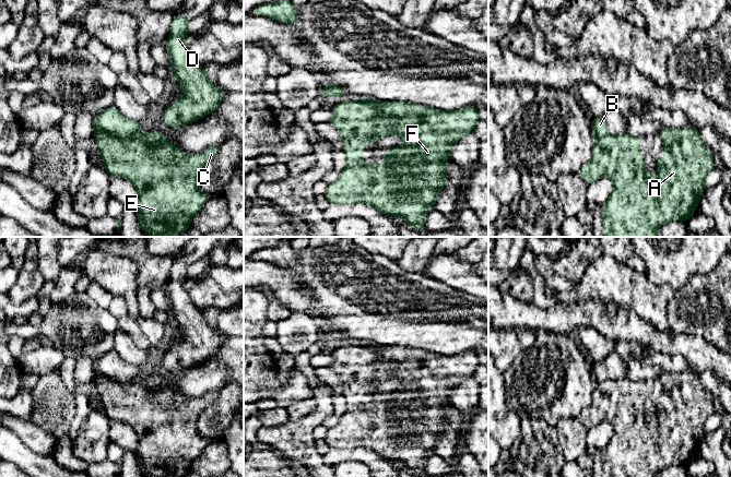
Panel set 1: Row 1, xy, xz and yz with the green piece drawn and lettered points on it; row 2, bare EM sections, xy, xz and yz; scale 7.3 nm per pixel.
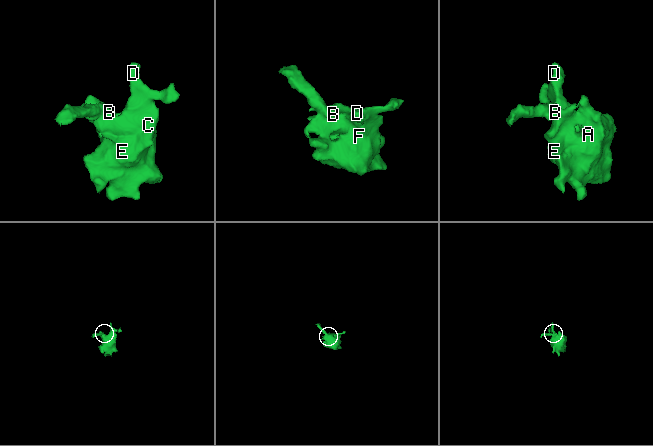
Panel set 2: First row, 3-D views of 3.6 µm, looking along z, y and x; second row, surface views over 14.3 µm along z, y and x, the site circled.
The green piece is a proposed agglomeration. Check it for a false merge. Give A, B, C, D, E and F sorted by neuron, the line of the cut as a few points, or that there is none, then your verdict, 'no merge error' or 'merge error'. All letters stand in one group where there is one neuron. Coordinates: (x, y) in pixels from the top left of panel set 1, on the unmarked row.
A C D E F / B; cut in xy along (95, 361), (96, 368), (103, 374), (121, 381), (138, 379); merge error

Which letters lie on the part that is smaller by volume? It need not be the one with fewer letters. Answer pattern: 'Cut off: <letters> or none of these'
Cut off: B

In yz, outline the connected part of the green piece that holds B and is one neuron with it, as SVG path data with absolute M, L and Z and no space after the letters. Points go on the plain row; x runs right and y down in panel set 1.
M593 361L590 369L592 371L594 382L602 382L608 379L606 369L603 361Z

